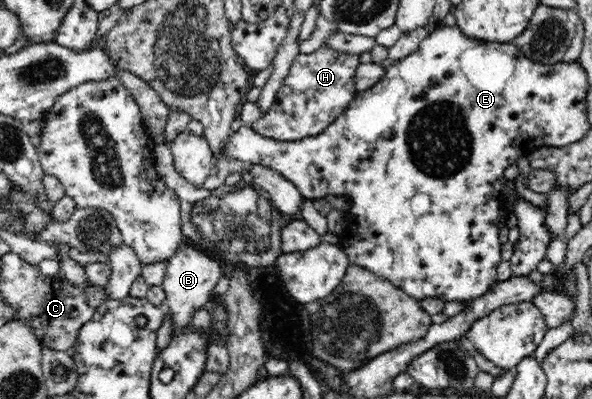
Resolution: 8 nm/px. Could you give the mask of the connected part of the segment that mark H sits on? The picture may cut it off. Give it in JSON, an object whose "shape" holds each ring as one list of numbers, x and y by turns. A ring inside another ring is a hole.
{"shape":[[327,45,311,54,299,53,291,63,288,75,277,91,269,112,256,120,251,128,265,138,277,141,293,142,317,136,357,96,354,76,360,64,359,55,336,52]]}

